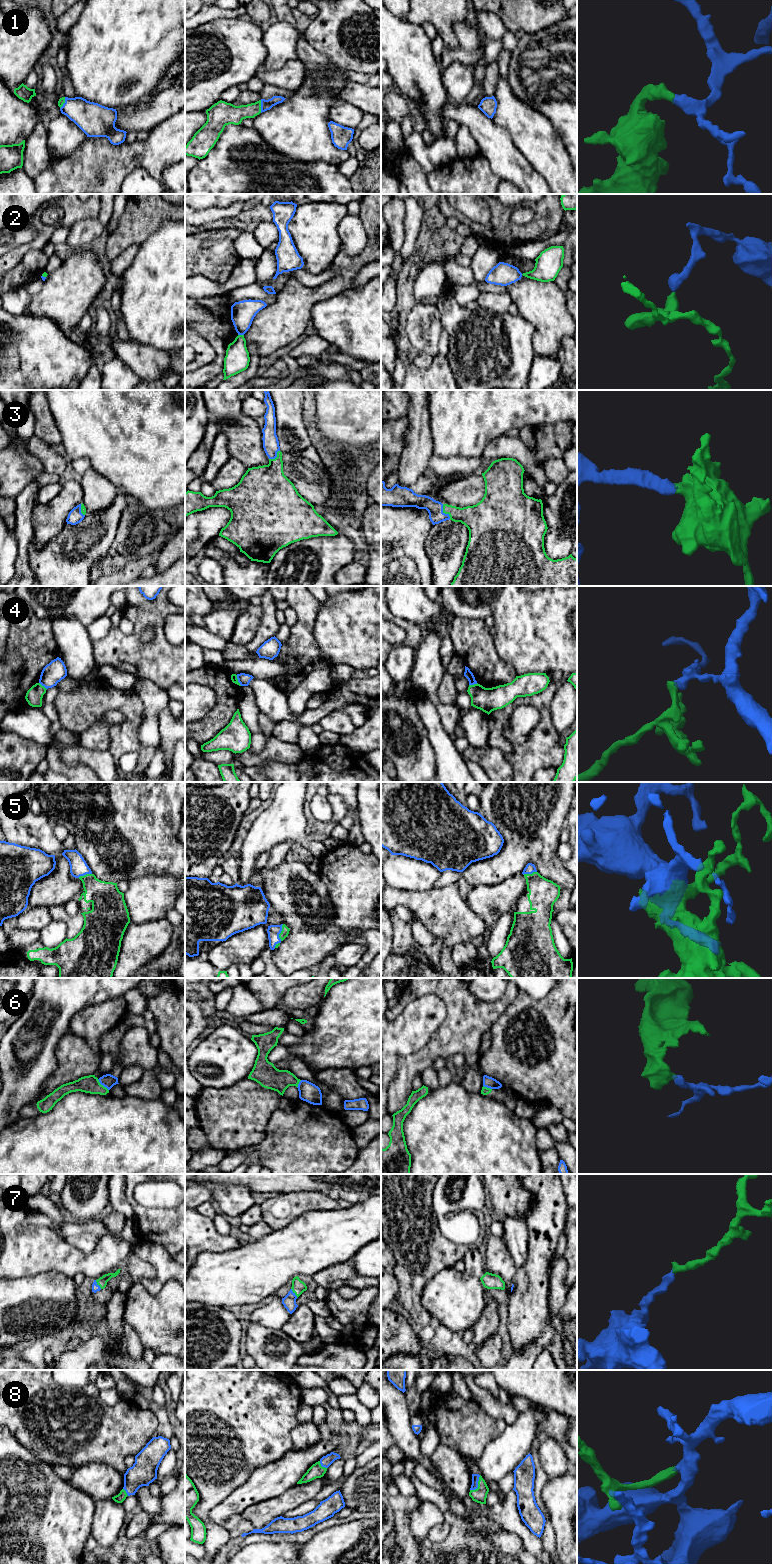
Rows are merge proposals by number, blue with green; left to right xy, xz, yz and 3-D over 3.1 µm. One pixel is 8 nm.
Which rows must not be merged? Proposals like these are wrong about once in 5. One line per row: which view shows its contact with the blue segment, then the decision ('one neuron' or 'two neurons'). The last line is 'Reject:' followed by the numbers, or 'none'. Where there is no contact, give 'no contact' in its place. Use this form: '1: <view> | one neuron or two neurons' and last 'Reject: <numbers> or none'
1: xz | one neuron
2: xz | two neurons
3: yz | one neuron
4: xz | two neurons
5: xz | one neuron
6: xy | two neurons
7: xz | one neuron
8: yz | one neuron
Reject: 2, 4, 6

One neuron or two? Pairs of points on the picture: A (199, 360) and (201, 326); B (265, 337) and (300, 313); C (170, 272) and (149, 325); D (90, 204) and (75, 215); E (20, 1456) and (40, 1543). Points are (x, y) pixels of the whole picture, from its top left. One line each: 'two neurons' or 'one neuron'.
A: two neurons
B: one neuron
C: one neuron
D: one neuron
E: one neuron

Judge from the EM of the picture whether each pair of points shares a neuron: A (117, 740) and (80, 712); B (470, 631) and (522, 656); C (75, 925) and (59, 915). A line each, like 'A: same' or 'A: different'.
A: same
B: different
C: same

